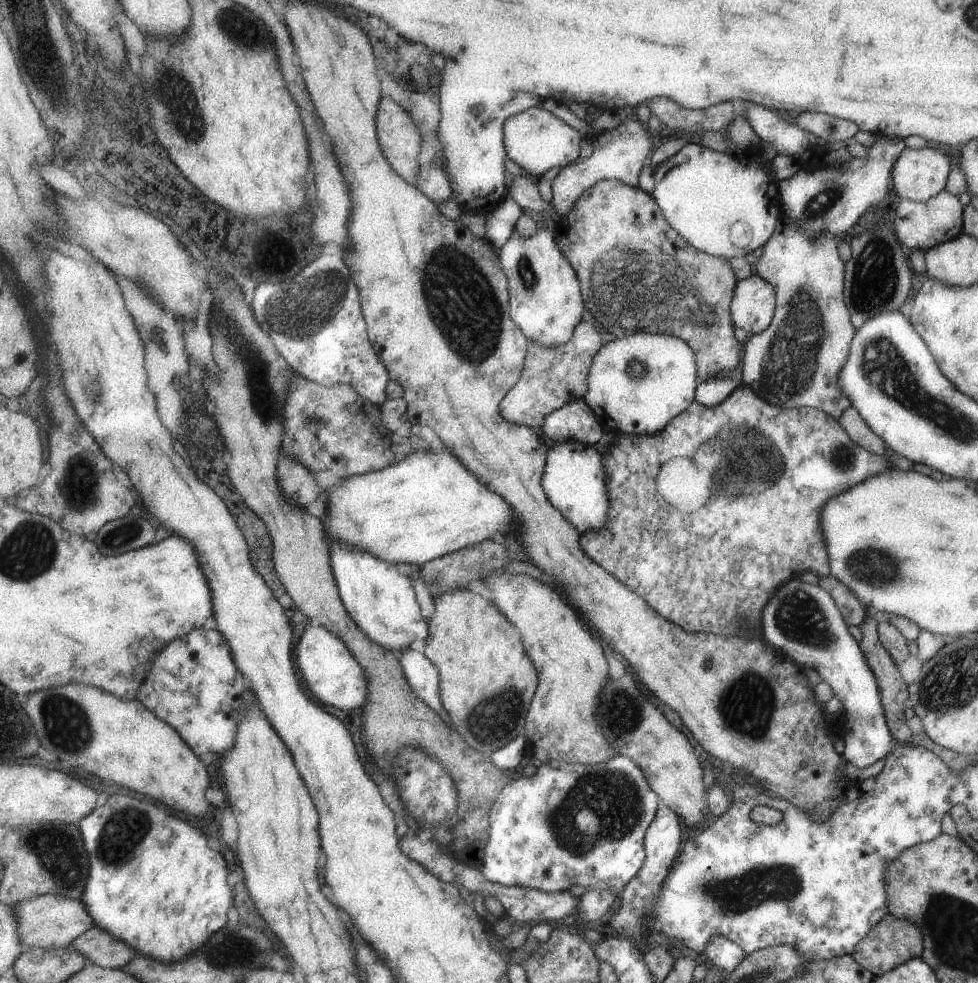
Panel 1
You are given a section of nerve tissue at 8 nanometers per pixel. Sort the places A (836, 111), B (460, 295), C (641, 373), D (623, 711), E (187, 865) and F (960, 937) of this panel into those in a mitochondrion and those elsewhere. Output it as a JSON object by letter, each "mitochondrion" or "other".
{"A":"other","B":"mitochondrion","C":"mitochondrion","D":"mitochondrion","E":"other","F":"mitochondrion"}

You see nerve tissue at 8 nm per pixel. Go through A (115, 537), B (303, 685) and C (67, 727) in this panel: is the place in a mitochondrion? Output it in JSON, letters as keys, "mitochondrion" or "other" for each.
{"A":"mitochondrion","B":"other","C":"mitochondrion"}

